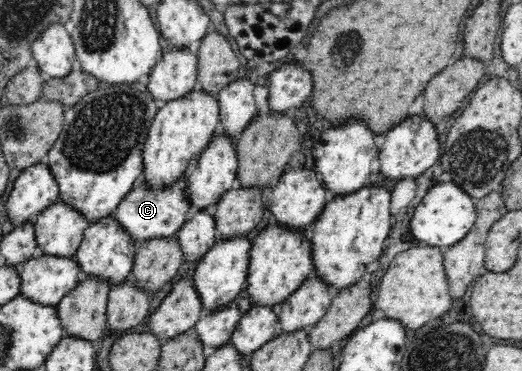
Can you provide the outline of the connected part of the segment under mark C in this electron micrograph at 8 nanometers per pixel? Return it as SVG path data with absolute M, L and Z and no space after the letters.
M200 153L196 154L198 154L198 157L194 157L188 163L184 175L174 185L168 185L164 189L152 189L151 185L147 185L145 181L140 179L132 191L122 199L120 205L116 207L115 218L123 229L130 234L130 238L134 242L142 244L154 239L174 238L182 225L188 220L194 209L187 198L187 177L197 166L197 159L200 157Z

